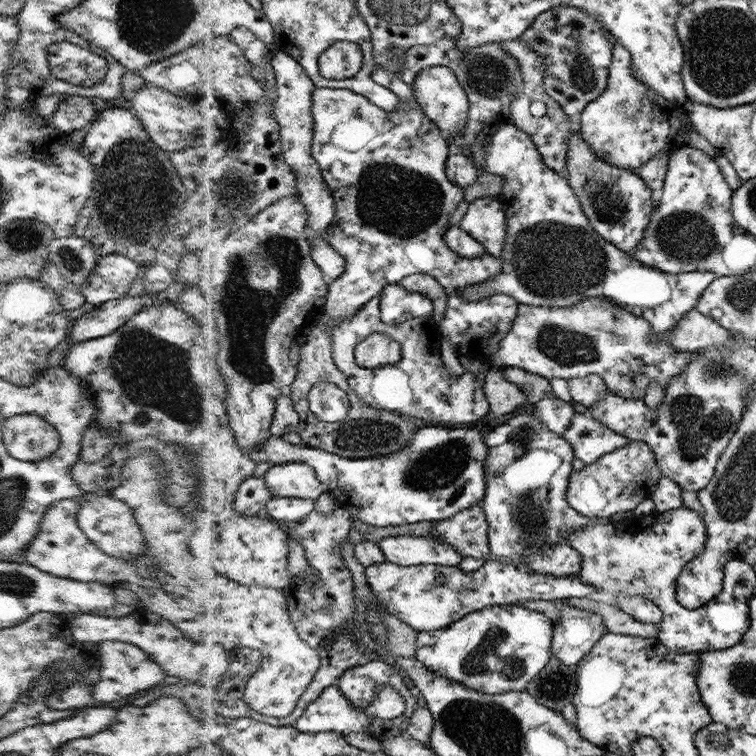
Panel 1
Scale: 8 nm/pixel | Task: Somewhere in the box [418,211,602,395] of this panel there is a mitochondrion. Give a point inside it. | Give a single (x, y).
(564, 347)

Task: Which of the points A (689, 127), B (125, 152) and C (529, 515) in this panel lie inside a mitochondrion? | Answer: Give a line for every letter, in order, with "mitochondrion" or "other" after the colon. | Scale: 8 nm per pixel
A: other
B: mitochondrion
C: mitochondrion

